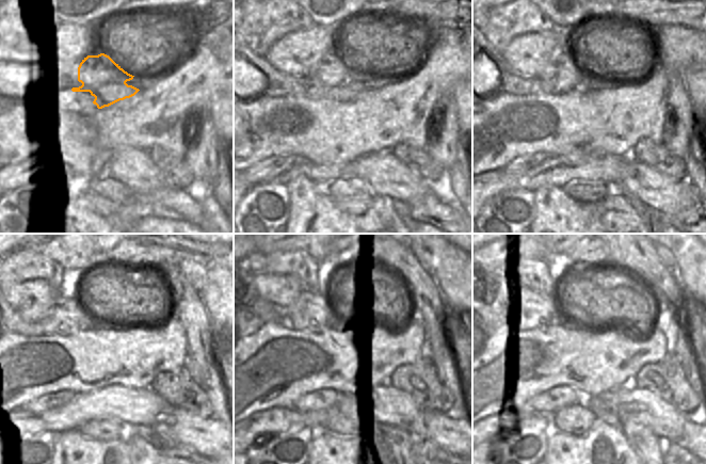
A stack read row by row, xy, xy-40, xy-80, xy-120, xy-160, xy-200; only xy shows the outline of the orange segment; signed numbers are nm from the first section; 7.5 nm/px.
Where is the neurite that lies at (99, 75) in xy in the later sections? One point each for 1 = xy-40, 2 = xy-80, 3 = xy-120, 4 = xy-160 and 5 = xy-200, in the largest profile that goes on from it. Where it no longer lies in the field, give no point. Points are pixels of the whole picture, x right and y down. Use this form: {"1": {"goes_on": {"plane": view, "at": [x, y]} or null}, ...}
{"1": {"goes_on": {"plane": "xy-40", "at": [343, 83]}}, "2": {"goes_on": {"plane": "xy-80", "at": [567, 72]}}, "3": {"goes_on": {"plane": "xy-120", "at": [69, 316]}}, "4": {"goes_on": {"plane": "xy-160", "at": [309, 310]}}, "5": {"goes_on": {"plane": "xy-200", "at": [543, 310]}}}

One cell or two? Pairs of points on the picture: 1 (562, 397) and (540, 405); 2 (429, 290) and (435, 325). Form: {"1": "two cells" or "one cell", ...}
{"1": "one cell", "2": "one cell"}

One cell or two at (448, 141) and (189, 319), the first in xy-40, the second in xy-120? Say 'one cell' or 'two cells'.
one cell

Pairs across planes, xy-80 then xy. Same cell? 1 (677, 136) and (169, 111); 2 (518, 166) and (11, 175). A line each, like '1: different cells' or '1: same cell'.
1: different cells
2: same cell

